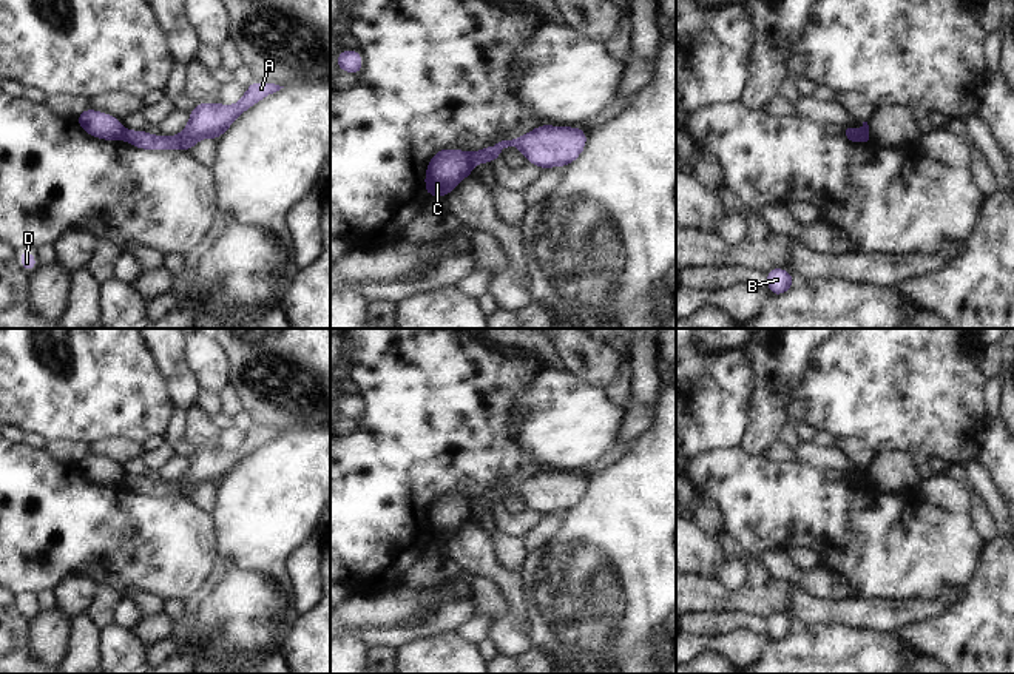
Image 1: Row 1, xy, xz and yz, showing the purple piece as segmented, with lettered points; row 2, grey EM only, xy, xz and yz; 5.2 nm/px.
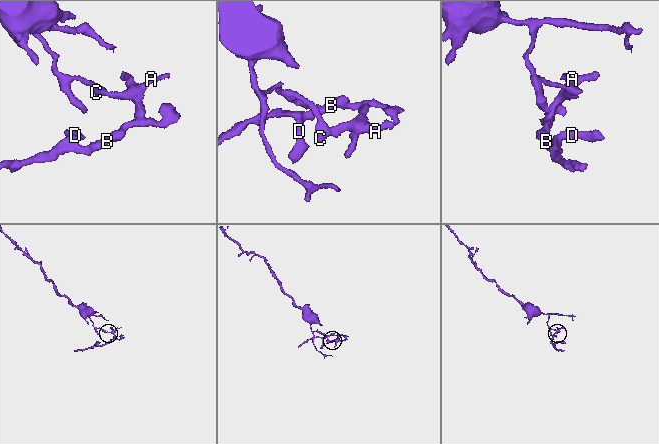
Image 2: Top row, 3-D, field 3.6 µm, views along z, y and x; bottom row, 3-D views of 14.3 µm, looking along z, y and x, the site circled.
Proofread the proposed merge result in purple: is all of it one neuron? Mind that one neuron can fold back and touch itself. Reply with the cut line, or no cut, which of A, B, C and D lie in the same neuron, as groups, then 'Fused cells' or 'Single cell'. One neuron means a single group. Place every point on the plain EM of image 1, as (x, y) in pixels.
Split along xz (468, 498), (471, 518). Groups: A B D / C. Fused cells

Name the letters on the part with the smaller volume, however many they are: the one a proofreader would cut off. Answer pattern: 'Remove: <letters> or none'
Remove: A, B, D

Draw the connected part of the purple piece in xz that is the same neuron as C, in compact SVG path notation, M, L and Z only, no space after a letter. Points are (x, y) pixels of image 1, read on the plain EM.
M440 494L424 515L424 538L448 543L463 526L472 521L471 500L458 494Z

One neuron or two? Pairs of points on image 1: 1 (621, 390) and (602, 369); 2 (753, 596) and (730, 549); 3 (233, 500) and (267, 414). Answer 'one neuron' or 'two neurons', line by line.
1: two neurons
2: one neuron
3: two neurons

